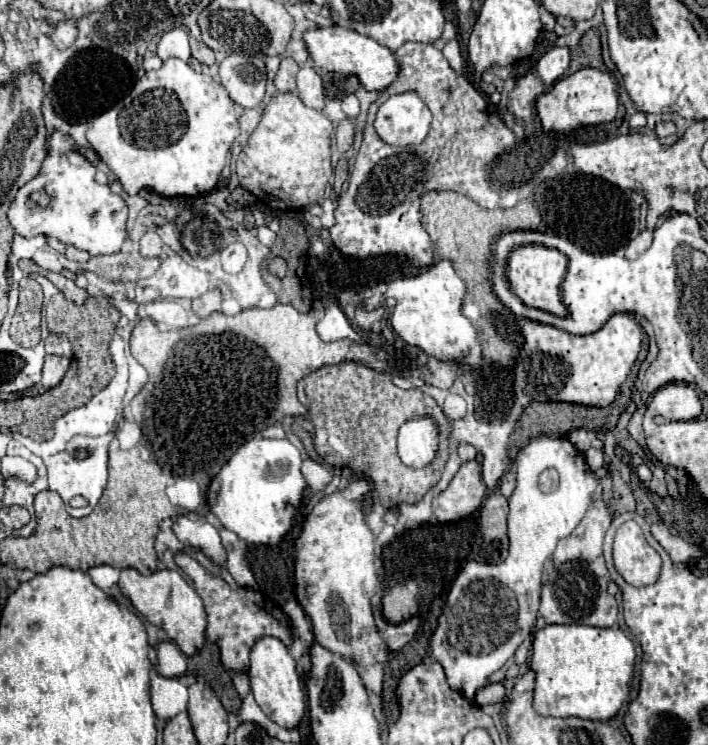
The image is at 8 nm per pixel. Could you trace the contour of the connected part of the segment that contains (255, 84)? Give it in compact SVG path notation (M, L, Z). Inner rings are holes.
M229 55L219 65L221 85L241 107L257 107L265 95L265 63L257 57Z

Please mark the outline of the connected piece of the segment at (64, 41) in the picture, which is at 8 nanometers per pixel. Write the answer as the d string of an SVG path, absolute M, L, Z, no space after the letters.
M61 23L61 25L57 27L55 35L53 35L53 41L55 41L57 47L63 49L63 47L71 45L71 43L75 41L75 37L77 37L77 29L75 29L75 25L71 25L71 23Z

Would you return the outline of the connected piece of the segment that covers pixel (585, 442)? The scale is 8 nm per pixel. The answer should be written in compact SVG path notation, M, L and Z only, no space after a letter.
M575 429L569 433L569 441L579 449L579 451L587 451L591 447L591 437L589 437L589 431L587 429Z

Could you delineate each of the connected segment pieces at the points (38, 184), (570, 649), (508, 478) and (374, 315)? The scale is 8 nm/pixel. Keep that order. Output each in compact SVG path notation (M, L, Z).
M53 133L47 137L47 147L49 155L39 175L19 189L15 203L7 213L15 233L25 239L43 233L65 245L75 245L93 257L117 253L127 237L125 201L115 195L109 185L99 185L95 181L95 167L77 153L69 135Z
M547 625L533 639L531 669L537 673L533 707L543 717L579 717L607 721L627 703L635 675L635 643L619 627Z
M511 467L511 469L501 477L501 481L499 481L499 491L501 491L505 497L509 497L509 495L513 493L513 487L515 487L515 469Z
M355 309L355 321L363 329L381 329L381 319L383 319L385 309L373 309L373 311L361 311Z

